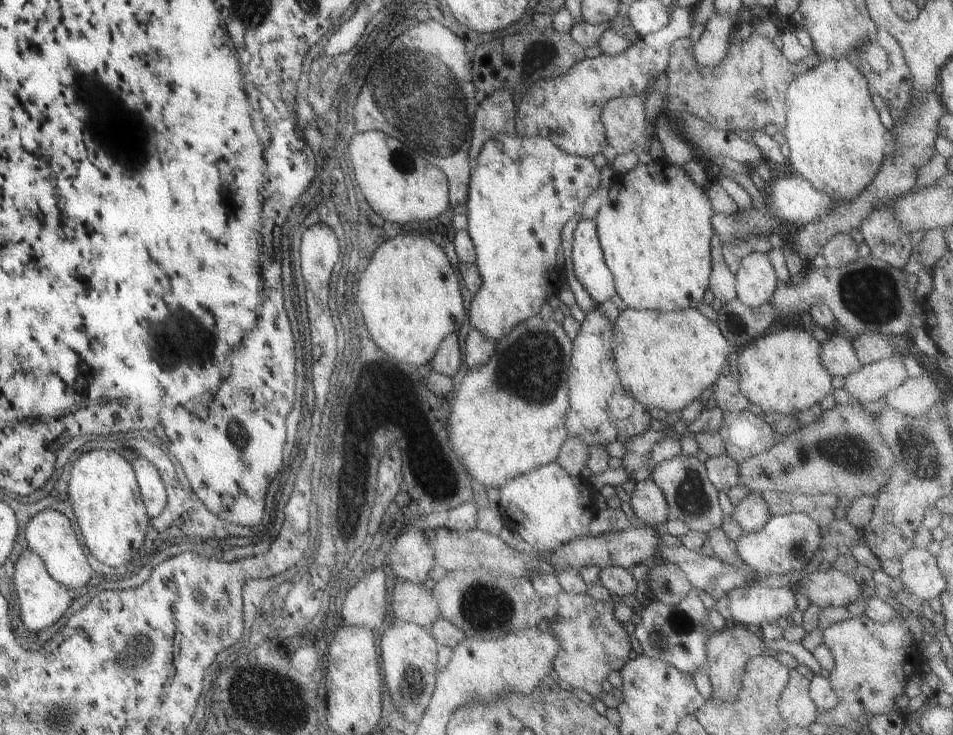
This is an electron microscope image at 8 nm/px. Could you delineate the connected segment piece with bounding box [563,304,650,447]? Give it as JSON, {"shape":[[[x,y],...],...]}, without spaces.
{"shape":[[[597,304],[585,314],[572,339],[567,384],[567,412],[563,416],[566,438],[577,436],[585,446],[604,446],[611,442],[627,442],[649,426],[650,414],[619,384],[613,364],[615,346],[611,322]]]}

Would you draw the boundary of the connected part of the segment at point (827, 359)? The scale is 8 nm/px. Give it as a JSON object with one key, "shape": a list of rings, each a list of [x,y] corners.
{"shape":[[[833,334],[819,346],[819,362],[832,377],[845,377],[862,366],[848,338]]]}

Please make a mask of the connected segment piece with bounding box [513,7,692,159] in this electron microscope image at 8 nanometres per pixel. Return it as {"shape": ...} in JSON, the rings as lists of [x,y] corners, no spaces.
{"shape":[[[674,7],[670,10],[667,24],[651,34],[638,37],[637,42],[630,44],[619,54],[599,54],[594,58],[583,57],[578,60],[563,74],[555,78],[545,78],[533,82],[521,100],[514,107],[516,115],[514,120],[514,134],[517,136],[540,136],[548,138],[551,144],[561,148],[567,154],[590,158],[601,151],[606,144],[603,125],[600,121],[600,112],[603,104],[611,98],[620,96],[642,96],[645,95],[650,86],[652,76],[657,76],[665,71],[667,66],[667,56],[669,56],[669,46],[677,38],[688,37],[691,32],[691,20],[689,20],[689,9],[685,7]]]}

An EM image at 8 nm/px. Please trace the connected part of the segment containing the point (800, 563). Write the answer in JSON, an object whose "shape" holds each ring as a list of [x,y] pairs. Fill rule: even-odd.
{"shape":[[[792,513],[774,515],[756,532],[744,533],[734,542],[734,552],[743,564],[767,575],[785,575],[808,565],[820,544],[822,528],[807,516]]]}

